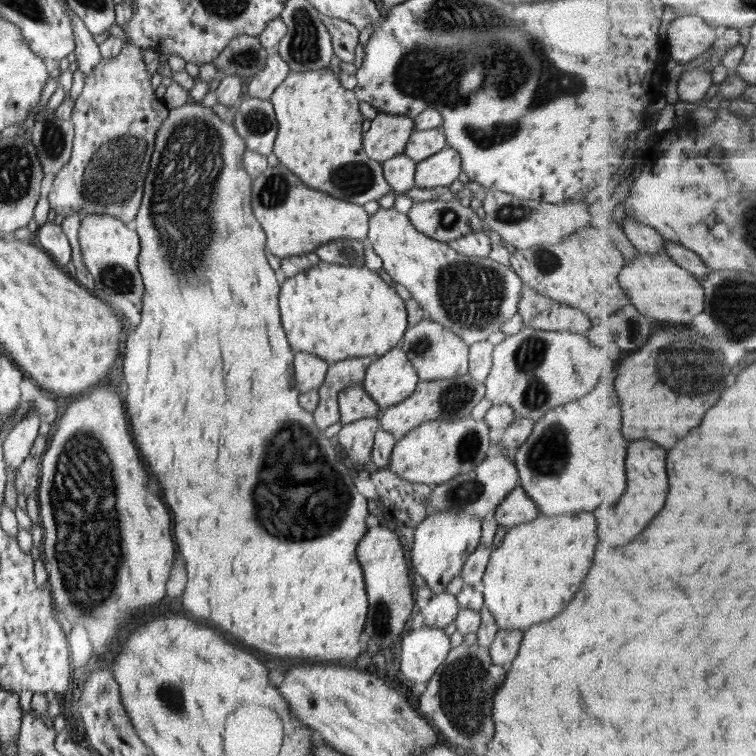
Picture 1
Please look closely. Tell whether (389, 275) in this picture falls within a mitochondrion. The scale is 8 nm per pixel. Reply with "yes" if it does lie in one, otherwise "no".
no

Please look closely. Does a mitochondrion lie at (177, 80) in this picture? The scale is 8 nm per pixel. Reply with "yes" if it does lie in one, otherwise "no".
no

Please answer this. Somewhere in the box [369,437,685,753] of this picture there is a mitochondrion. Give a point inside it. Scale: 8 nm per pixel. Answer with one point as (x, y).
(463, 683)

